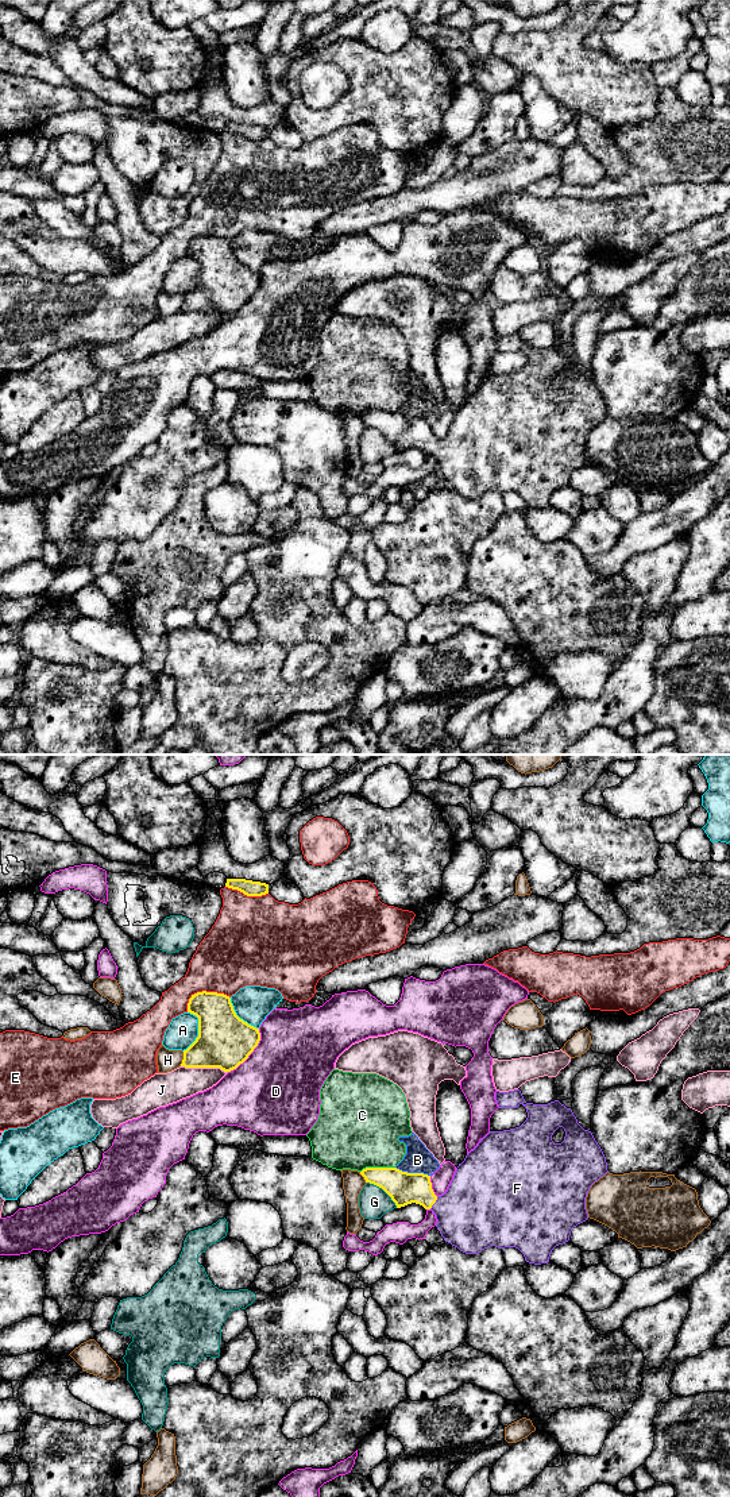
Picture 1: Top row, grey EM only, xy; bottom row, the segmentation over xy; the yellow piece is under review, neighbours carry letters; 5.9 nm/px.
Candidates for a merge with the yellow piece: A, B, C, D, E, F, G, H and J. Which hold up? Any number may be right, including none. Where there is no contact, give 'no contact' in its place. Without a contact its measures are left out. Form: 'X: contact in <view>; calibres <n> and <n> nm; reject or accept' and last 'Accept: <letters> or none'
A: contact in xy; calibres 320 and 180 nm; reject
B: contact in xy; calibres 200 and 160 nm; reject
C: contact in xy; calibres 200 and 460 nm; reject
D: contact in xy; calibres 320 and 480 nm; reject
E: contact in xy; calibres 260 and 380 nm; reject
F: contact in xy; calibres 200 and 440 nm; accept
G: contact in xy; calibres 200 and 180 nm; reject
H: contact in xy; calibres 300 and 130 nm; reject
J: contact in xy; calibres 320 and 190 nm; reject
Accept: F

